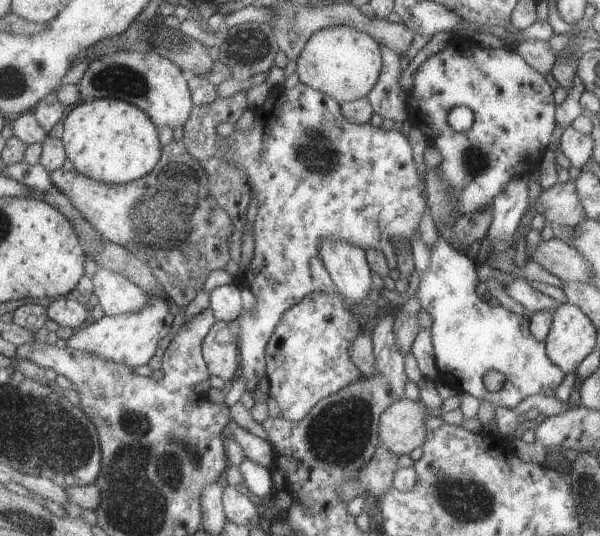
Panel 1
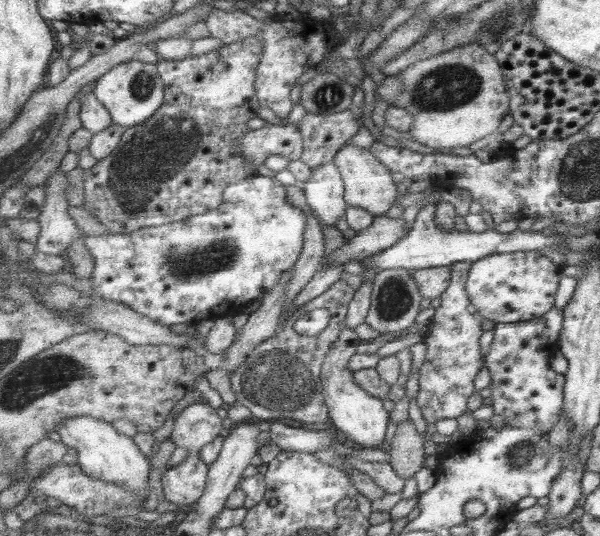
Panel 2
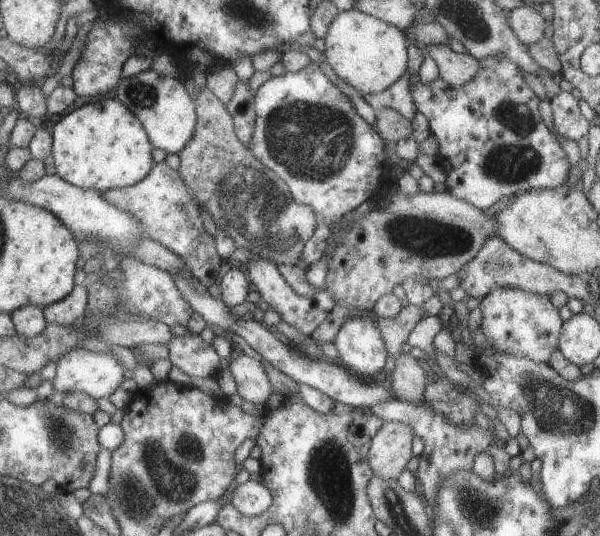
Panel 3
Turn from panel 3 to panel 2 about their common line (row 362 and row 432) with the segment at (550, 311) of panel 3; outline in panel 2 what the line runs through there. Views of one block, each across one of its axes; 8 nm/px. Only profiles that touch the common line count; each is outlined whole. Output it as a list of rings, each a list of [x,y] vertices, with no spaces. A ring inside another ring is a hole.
[[[552,307],[547,313],[529,321],[495,323],[493,338],[484,366],[490,373],[490,399],[493,414],[505,418],[505,426],[531,429],[546,436],[563,406],[564,376],[549,367],[549,348],[555,348],[562,329],[562,310]]]

